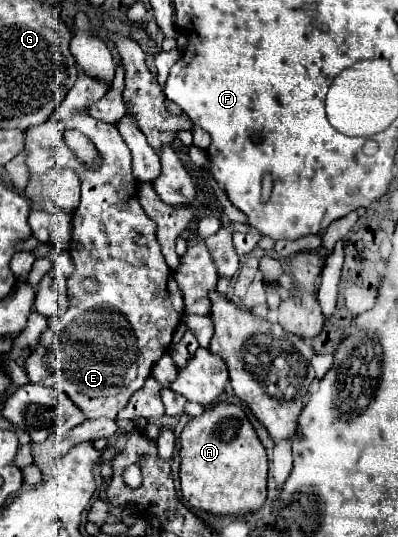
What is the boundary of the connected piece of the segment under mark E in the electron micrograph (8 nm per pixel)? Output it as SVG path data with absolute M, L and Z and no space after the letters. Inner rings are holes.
M84 73L78 75L78 81L74 89L66 95L66 99L58 105L58 109L50 115L48 121L30 127L26 131L26 147L30 157L26 161L30 173L30 183L26 187L26 195L32 199L32 203L42 201L42 189L40 189L40 177L44 171L50 169L74 169L82 183L82 197L80 205L72 213L72 239L70 239L70 255L76 265L76 273L68 279L68 299L70 307L62 317L50 319L48 331L40 337L40 349L36 355L42 355L42 363L46 363L46 369L52 375L58 375L64 383L60 389L72 399L72 403L86 415L86 419L98 419L98 417L110 417L116 419L116 413L128 403L130 395L138 391L144 381L150 377L154 363L168 351L172 335L182 319L184 313L184 295L174 281L174 271L166 265L166 259L160 251L160 245L156 241L156 225L154 221L144 213L140 201L138 201L138 181L132 175L132 157L128 145L122 141L118 129L110 123L98 121L88 115L90 105L94 105L98 99L102 99L108 93L108 85L102 81L94 81L86 77ZM66 129L76 129L84 133L102 155L102 167L96 171L84 169L84 163L80 163L72 151L68 151L62 133ZM84 275L92 275L98 283L98 289L94 293L86 293L82 289Z

